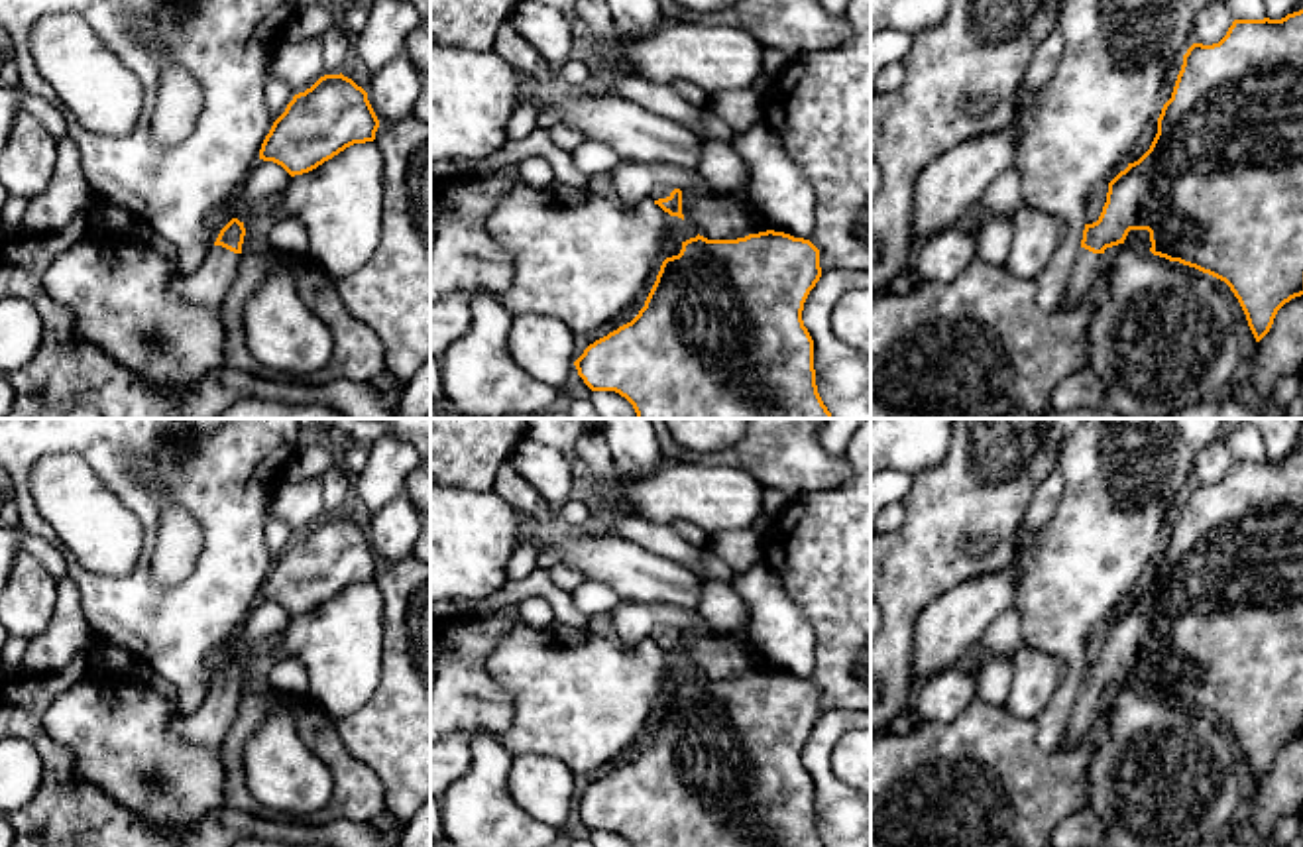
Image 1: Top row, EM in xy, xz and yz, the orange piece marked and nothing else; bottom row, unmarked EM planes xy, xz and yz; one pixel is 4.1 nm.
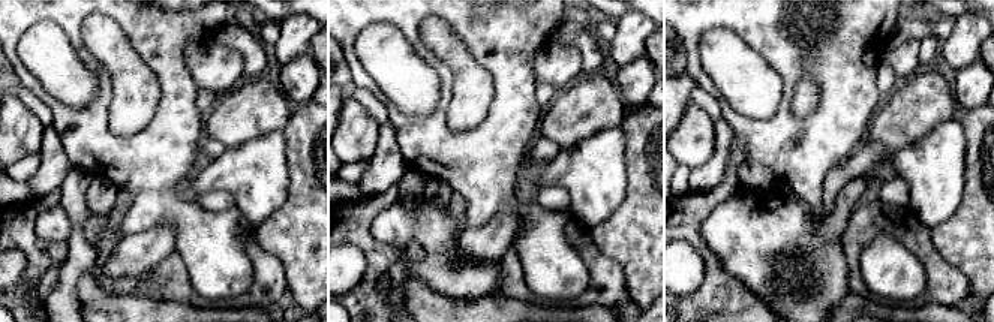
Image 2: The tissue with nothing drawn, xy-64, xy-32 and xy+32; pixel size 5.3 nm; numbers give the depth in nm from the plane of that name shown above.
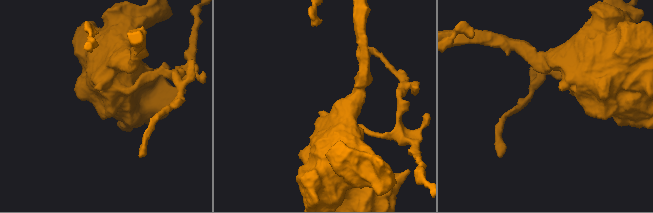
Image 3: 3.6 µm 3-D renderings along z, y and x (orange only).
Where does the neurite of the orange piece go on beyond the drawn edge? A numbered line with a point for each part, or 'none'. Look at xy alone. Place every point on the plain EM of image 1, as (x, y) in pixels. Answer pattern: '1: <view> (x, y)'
1: xy (207, 728)

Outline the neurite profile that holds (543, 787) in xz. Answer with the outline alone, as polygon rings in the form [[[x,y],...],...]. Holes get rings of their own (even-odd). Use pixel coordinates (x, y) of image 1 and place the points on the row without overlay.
[[[515,755],[509,790],[527,816],[556,831],[574,806],[576,772],[552,755]]]

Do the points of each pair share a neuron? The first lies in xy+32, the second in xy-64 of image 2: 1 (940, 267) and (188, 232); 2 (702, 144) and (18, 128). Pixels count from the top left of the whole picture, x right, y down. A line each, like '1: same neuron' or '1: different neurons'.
1: different neurons
2: same neuron

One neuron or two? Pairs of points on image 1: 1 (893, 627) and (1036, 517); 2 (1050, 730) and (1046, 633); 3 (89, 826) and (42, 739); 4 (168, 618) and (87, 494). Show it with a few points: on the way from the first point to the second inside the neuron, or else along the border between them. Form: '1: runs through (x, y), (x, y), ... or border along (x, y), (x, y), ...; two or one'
1: border along (1040, 482), (1019, 523); two
2: runs through (1060, 706), (1072, 684), (1074, 665), (1070, 657); one
3: runs through (67, 804), (59, 796), (56, 761); one
4: border along (142, 521), (142, 553), (128, 572), (89, 572); two

